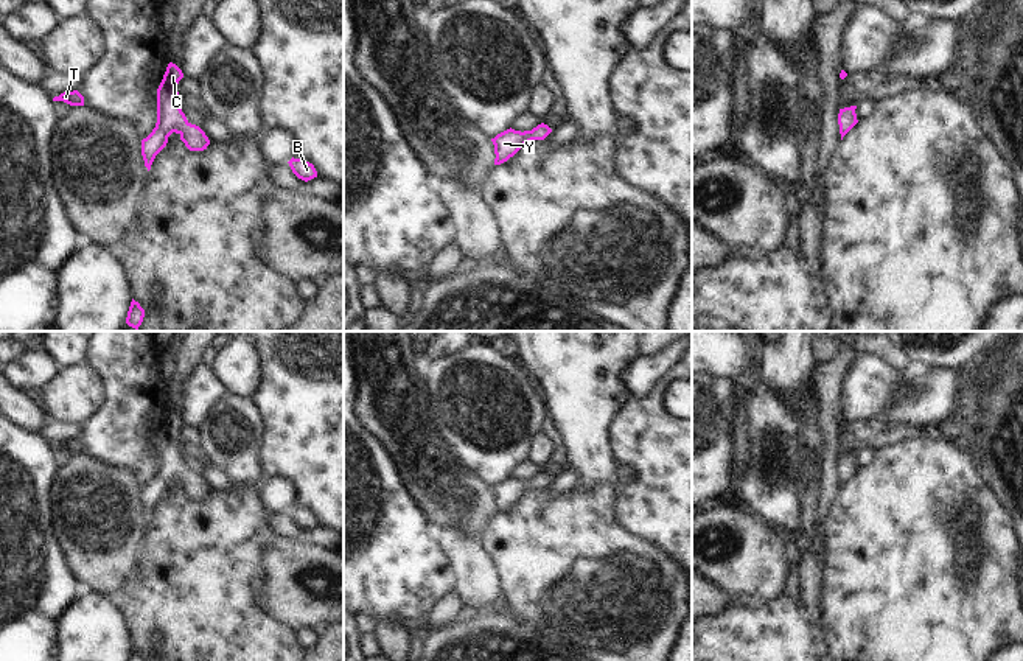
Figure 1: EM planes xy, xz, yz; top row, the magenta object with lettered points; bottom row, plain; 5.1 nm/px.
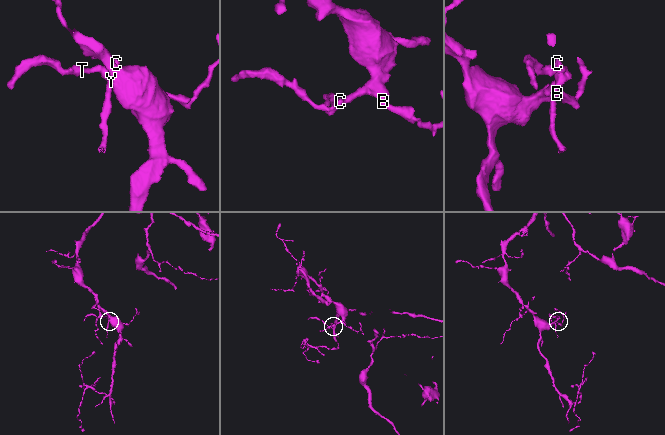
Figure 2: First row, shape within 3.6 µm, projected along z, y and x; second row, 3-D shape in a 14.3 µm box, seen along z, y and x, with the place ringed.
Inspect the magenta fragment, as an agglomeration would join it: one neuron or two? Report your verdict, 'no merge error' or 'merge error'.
no merge error

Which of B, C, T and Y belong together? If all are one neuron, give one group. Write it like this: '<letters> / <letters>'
B C T Y

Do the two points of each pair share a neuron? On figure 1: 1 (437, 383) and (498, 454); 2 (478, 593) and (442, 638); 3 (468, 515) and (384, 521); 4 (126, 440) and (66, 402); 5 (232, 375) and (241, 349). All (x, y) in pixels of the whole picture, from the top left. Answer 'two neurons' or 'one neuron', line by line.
1: one neuron
2: two neurons
3: two neurons
4: two neurons
5: one neuron

